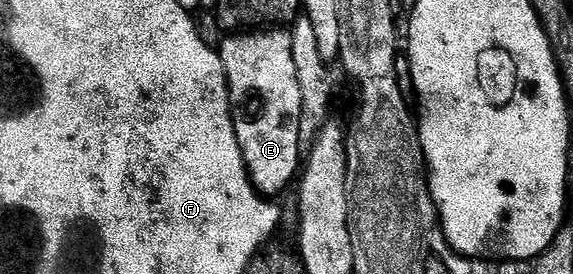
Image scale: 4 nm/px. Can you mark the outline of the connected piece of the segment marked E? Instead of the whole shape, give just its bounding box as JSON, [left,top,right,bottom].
[219,30,303,198]

